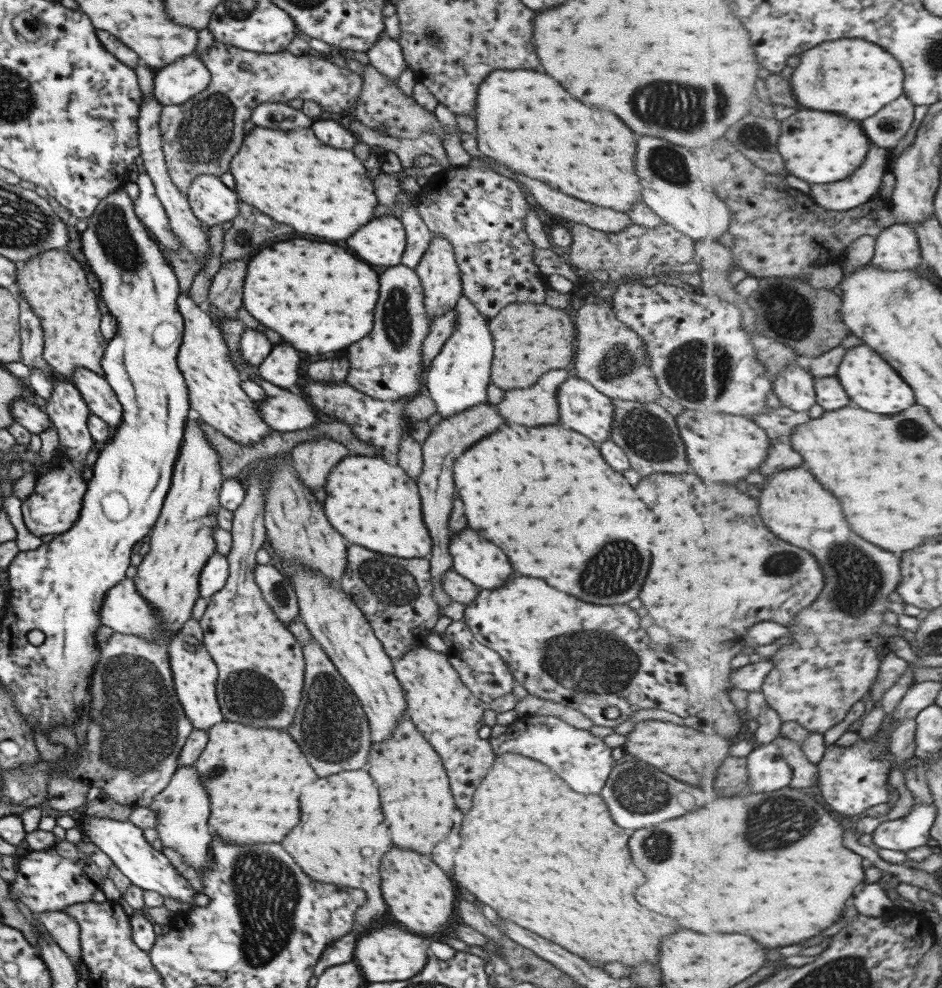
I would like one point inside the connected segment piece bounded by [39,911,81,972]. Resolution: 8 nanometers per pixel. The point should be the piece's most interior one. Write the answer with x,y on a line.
65,930

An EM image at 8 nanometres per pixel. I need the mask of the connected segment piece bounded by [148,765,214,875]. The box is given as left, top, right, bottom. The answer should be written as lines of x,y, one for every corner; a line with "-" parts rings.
195,766
177,767
168,787
154,797
148,805
157,814
157,830
164,847
173,848
184,856
184,862
193,866
198,874
207,871
209,865
209,844
214,834
208,824
210,798

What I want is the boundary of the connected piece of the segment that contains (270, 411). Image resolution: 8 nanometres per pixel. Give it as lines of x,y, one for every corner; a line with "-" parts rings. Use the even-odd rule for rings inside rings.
255,376
252,381
260,385
266,393
263,402
256,403
263,421
272,430
283,433
308,429
318,422
315,409
303,394
278,388
261,376

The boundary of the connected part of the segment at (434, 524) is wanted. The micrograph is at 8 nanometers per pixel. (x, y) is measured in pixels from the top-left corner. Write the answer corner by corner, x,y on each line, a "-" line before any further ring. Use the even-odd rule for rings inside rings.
489,402
477,404
461,413
442,419
433,427
424,445
422,445
423,469
417,480
420,496
422,496
424,522
428,526
428,530
430,530
432,542
434,542
434,550
432,550
432,558
430,558
429,563
432,584
434,585
433,595
439,606
440,617
443,616
445,606
448,606
452,601
442,589
444,574
453,569
452,556
450,555
450,550
448,550
448,542
450,542
448,520
450,520
450,512
452,512
452,506
454,506
452,502
454,502
454,488
456,488
452,468
454,468
456,458
462,456
466,449
470,448
474,442
478,442
480,438
492,434
502,424
504,424
504,420
498,416
494,405

